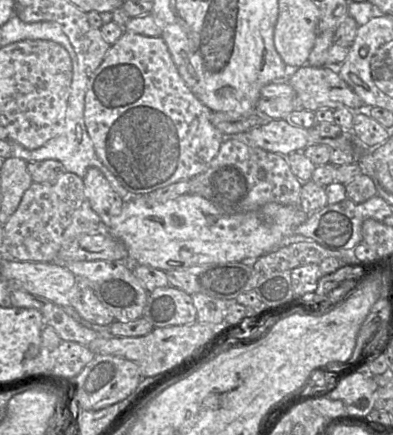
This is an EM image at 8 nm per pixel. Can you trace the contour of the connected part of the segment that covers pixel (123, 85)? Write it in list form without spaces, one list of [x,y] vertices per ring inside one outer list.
[[[124,31],[122,36],[110,46],[100,66],[89,76],[85,97],[84,118],[95,152],[102,163],[117,178],[119,183],[128,192],[136,196],[146,196],[157,189],[167,187],[173,183],[190,180],[203,173],[208,168],[210,162],[218,154],[221,144],[226,138],[224,134],[212,124],[211,115],[212,111],[205,106],[185,84],[161,36],[149,37],[130,31]]]

